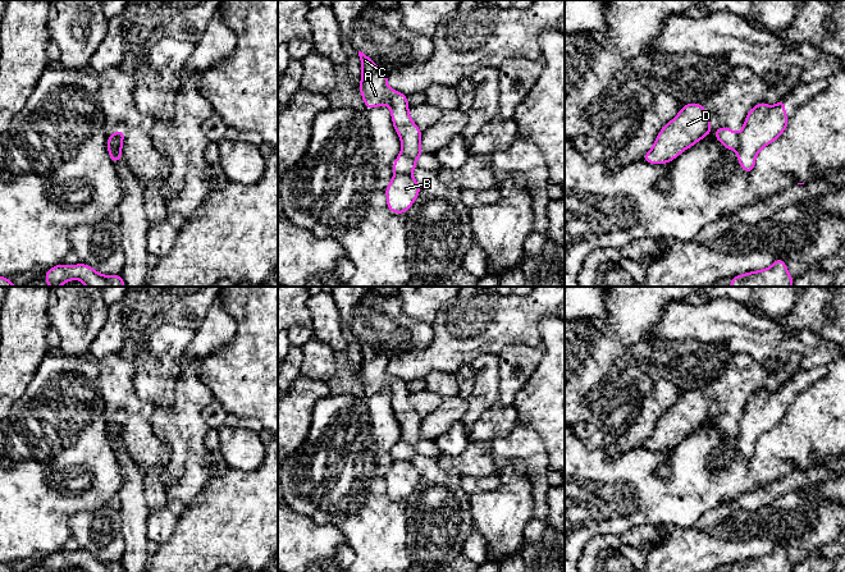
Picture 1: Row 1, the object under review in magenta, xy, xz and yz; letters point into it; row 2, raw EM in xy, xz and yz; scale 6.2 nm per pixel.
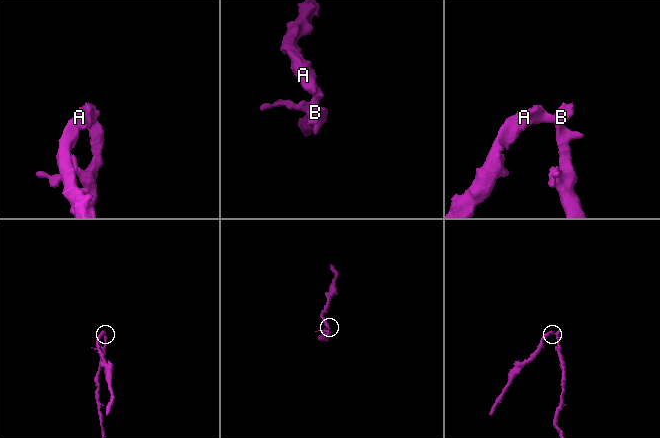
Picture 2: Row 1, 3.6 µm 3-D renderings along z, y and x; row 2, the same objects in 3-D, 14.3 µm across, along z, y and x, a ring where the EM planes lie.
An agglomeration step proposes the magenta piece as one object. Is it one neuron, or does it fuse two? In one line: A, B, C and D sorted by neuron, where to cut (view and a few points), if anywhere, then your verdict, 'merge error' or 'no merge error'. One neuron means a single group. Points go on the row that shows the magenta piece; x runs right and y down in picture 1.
groups A C D / B; cut xz (394, 172), (410, 174); merge error

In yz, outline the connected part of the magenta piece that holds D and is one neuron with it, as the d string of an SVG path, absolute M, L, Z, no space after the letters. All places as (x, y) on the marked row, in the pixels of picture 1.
M685 104L680 113L658 133L643 160L657 165L671 163L711 132L711 114L702 104Z

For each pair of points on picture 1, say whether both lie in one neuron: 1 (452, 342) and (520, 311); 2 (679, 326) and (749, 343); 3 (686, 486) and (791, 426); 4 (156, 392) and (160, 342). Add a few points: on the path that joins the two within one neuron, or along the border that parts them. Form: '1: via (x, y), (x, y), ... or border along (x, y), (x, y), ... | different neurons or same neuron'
1: via (469, 341), (479, 338), (494, 324), (503, 320) | same neuron
2: via (697, 326), (731, 326) | same neuron
3: via (713, 486), (747, 476), (770, 453) | same neuron
4: via (156, 379), (156, 373), (164, 365), (163, 355) | same neuron

